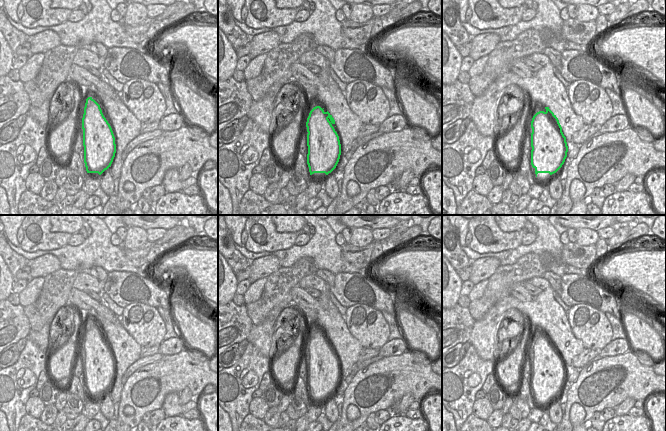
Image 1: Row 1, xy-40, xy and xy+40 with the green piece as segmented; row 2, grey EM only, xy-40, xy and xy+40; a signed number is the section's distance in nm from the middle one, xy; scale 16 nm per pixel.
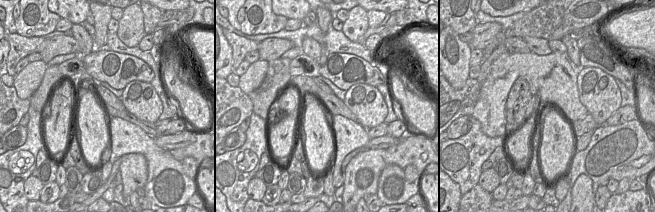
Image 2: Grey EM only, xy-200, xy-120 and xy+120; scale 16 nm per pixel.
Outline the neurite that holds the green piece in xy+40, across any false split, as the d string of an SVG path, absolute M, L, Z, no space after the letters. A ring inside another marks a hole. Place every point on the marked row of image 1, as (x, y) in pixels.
M549 107L545 109L545 112L537 112L531 121L531 165L535 169L536 177L538 173L549 173L550 175L556 173L564 164L568 152L566 137L558 118Z

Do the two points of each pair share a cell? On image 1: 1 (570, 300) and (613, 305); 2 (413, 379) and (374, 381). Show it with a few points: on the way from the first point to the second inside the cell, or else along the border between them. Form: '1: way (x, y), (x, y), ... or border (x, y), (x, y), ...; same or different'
1: border (603, 293), (595, 288), (593, 294), (570, 307); different
2: way (403, 379), (384, 381); same

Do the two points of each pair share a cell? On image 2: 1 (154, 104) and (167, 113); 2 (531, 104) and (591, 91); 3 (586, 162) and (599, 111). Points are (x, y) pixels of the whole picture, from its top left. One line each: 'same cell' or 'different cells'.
1: different cells
2: different cells
3: different cells

